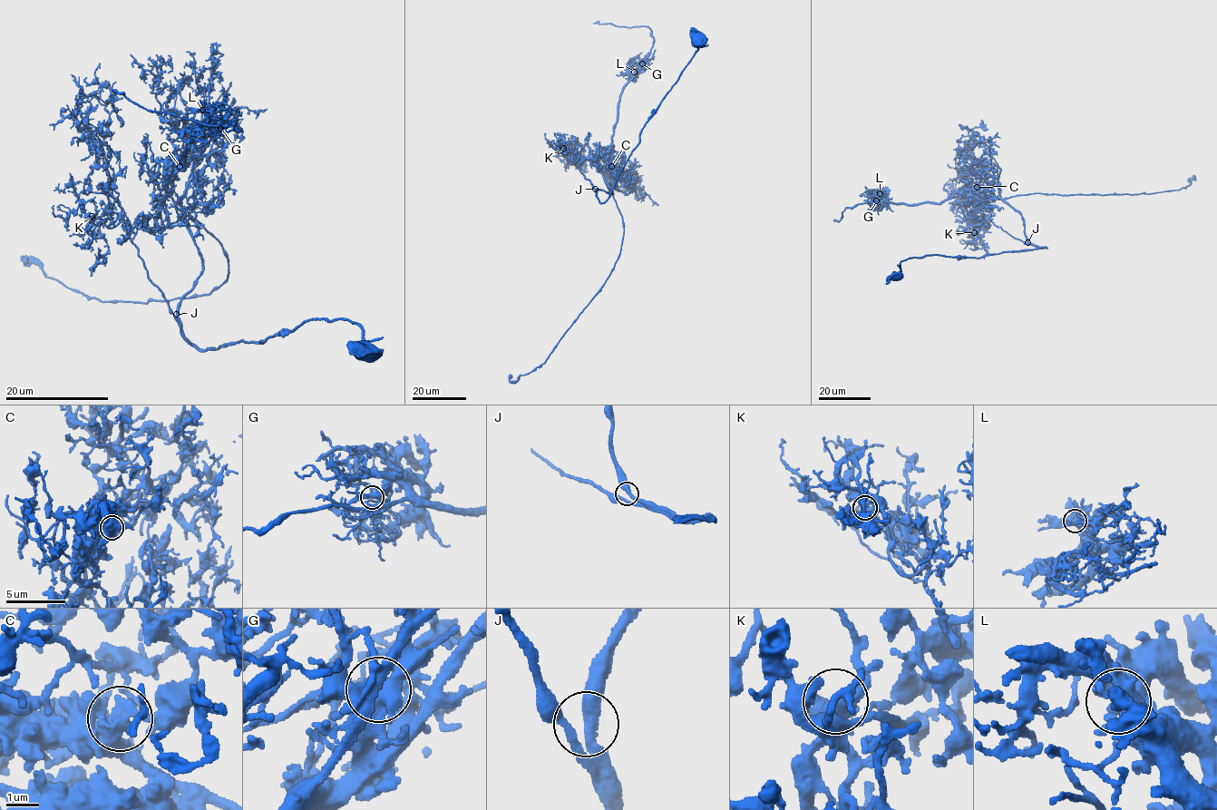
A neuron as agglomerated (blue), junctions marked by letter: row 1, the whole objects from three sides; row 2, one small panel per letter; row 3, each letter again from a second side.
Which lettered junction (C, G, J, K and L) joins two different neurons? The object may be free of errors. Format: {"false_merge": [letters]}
{"false_merge": ["C"]}

